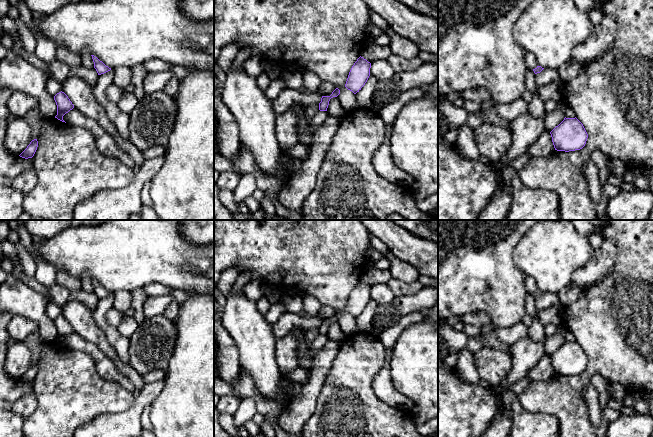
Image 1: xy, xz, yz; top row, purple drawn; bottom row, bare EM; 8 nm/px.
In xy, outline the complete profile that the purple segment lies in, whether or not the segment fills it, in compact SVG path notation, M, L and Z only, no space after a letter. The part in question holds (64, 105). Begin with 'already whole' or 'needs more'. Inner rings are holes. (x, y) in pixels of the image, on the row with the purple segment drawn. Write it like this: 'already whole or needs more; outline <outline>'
already whole; outline M62 91L54 96L54 100L57 105L57 115L55 116L55 118L62 122L65 122L63 120L63 116L70 110L72 110L74 108L74 105L72 104L68 96Z

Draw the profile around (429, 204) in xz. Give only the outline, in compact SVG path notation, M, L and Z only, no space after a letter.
M438 192L424 199L416 200L417 206L425 213L433 213L438 207Z

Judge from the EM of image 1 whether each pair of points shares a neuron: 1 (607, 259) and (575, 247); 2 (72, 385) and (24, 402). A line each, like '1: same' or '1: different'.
1: different
2: different

